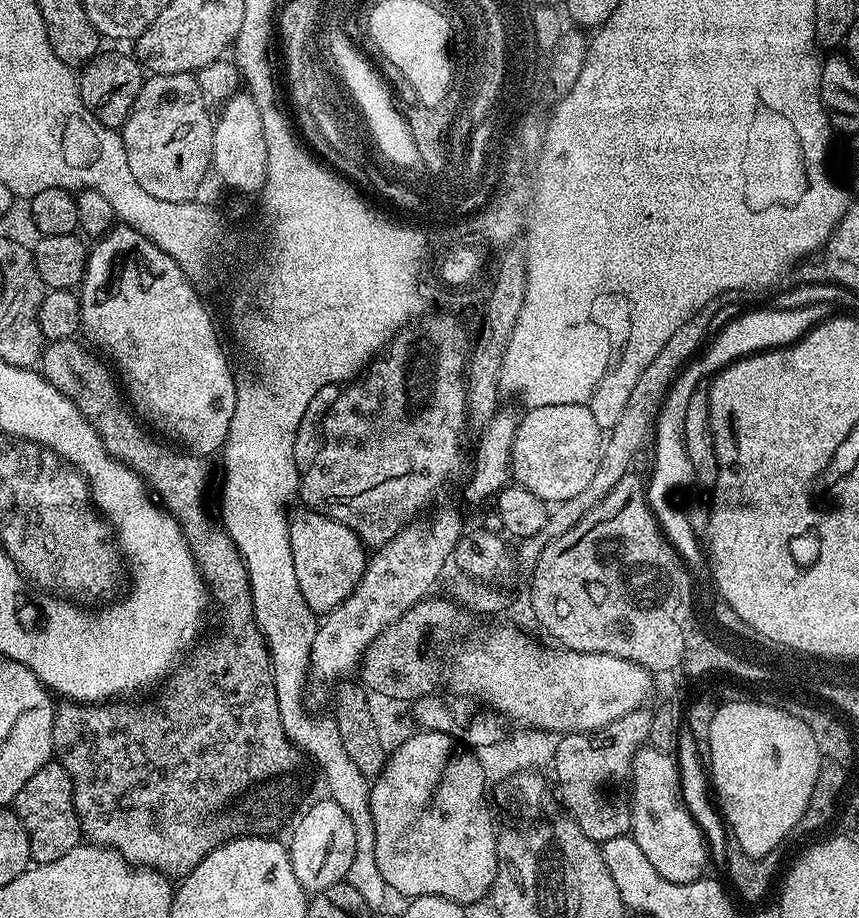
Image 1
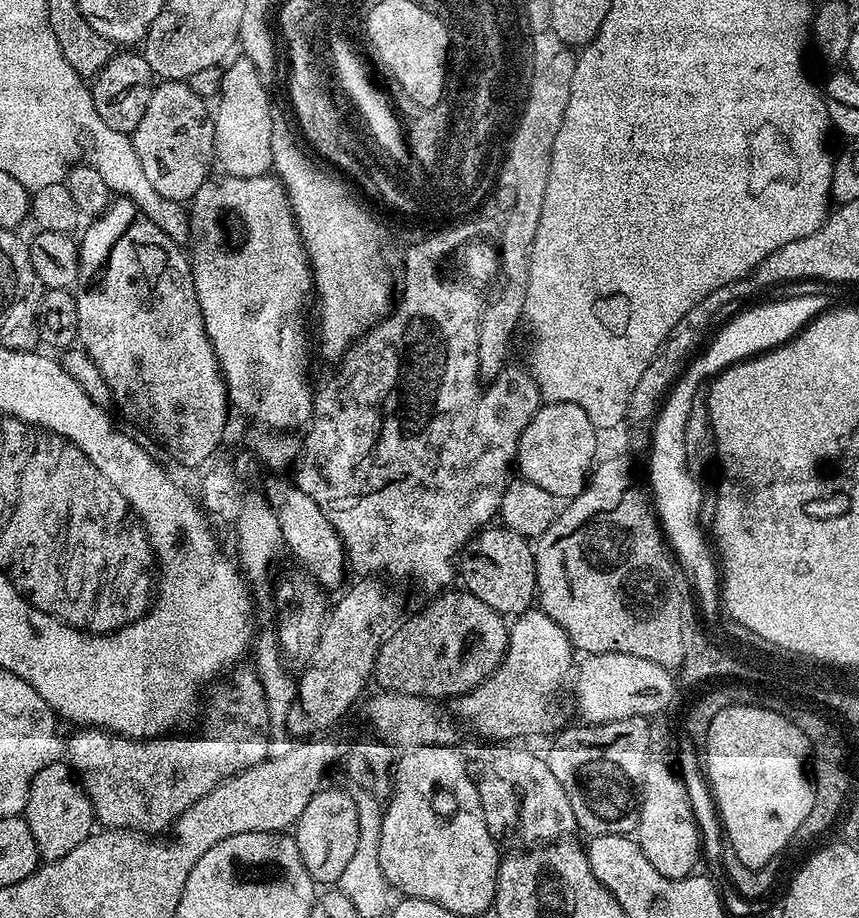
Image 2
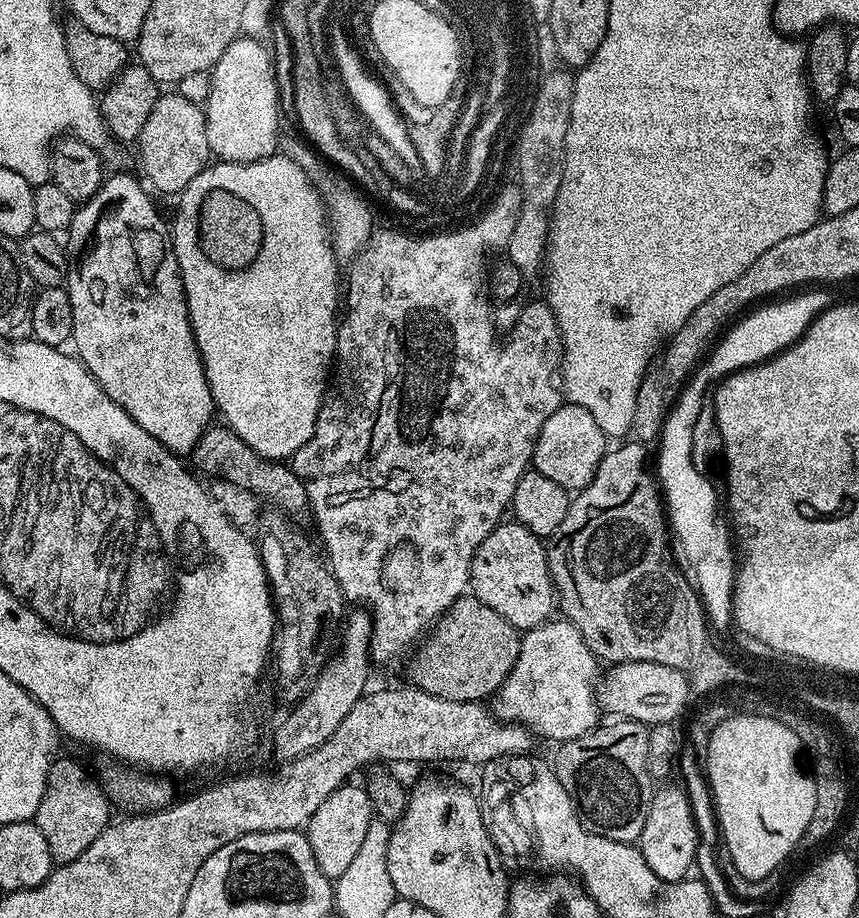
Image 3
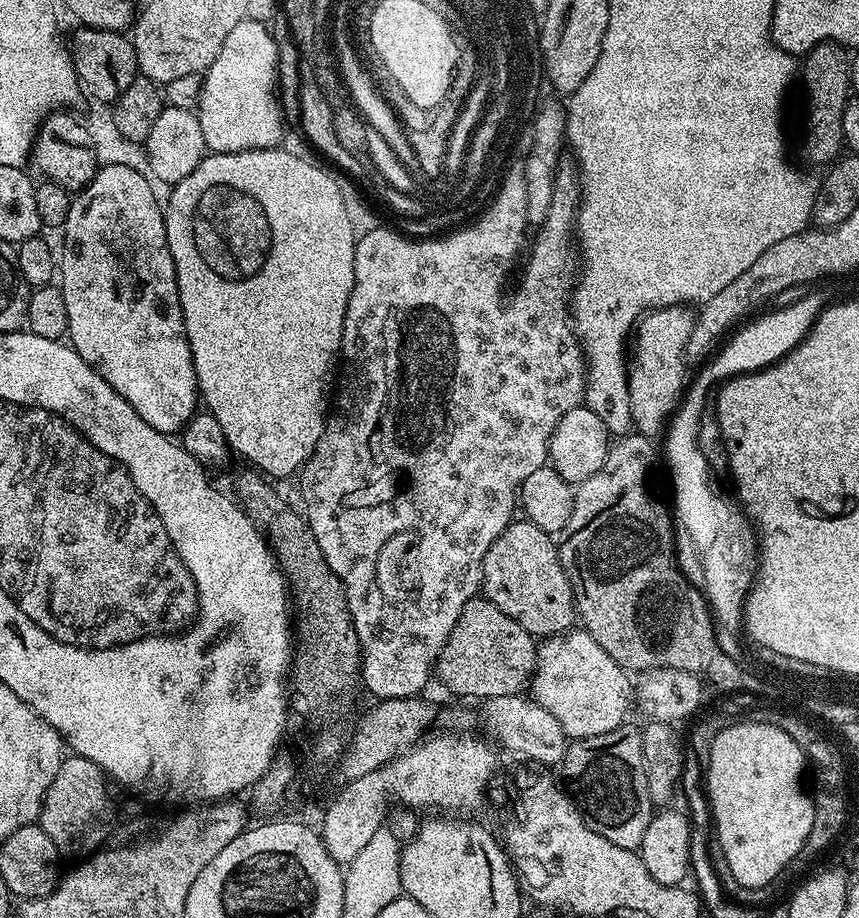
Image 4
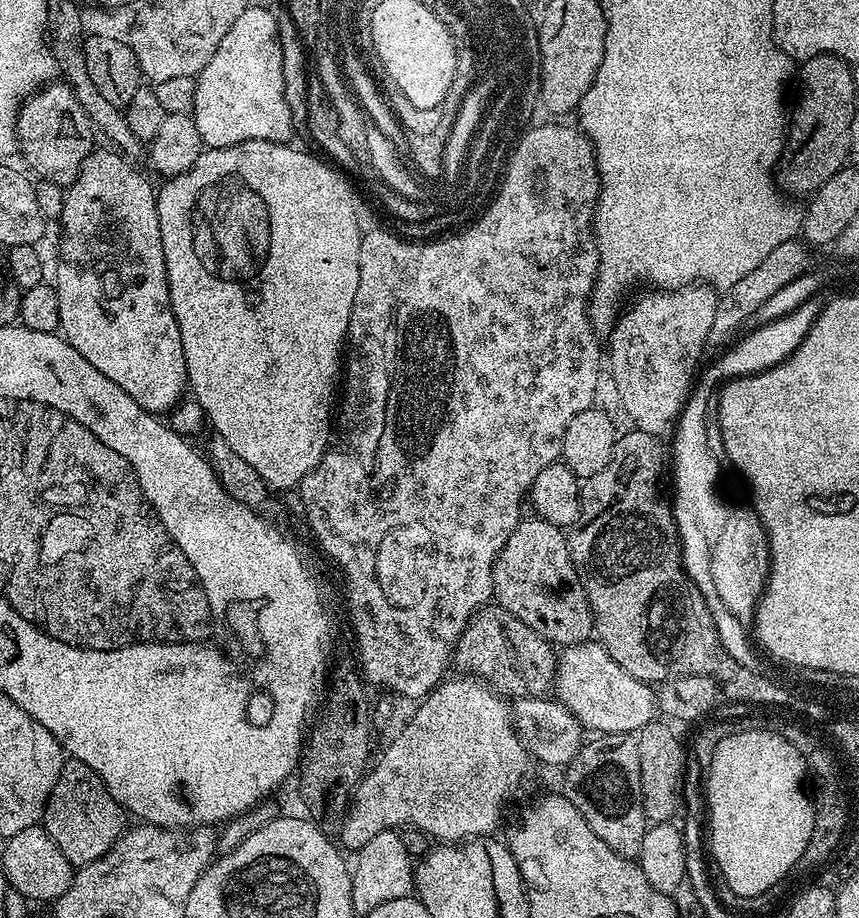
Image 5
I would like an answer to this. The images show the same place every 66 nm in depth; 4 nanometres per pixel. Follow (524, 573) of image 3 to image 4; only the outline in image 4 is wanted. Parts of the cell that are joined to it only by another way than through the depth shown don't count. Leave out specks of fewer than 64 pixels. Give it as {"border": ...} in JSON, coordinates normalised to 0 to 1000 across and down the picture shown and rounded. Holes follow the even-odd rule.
{"border":[[[612,564],[602,565],[591,572],[584,583],[566,599],[566,608],[559,618],[562,648],[584,669],[598,673],[603,682],[608,682],[618,693],[634,695],[647,693],[665,685],[672,679],[671,653],[664,638],[664,630],[659,630],[659,621],[652,611],[652,598],[644,581],[622,573]]]}

